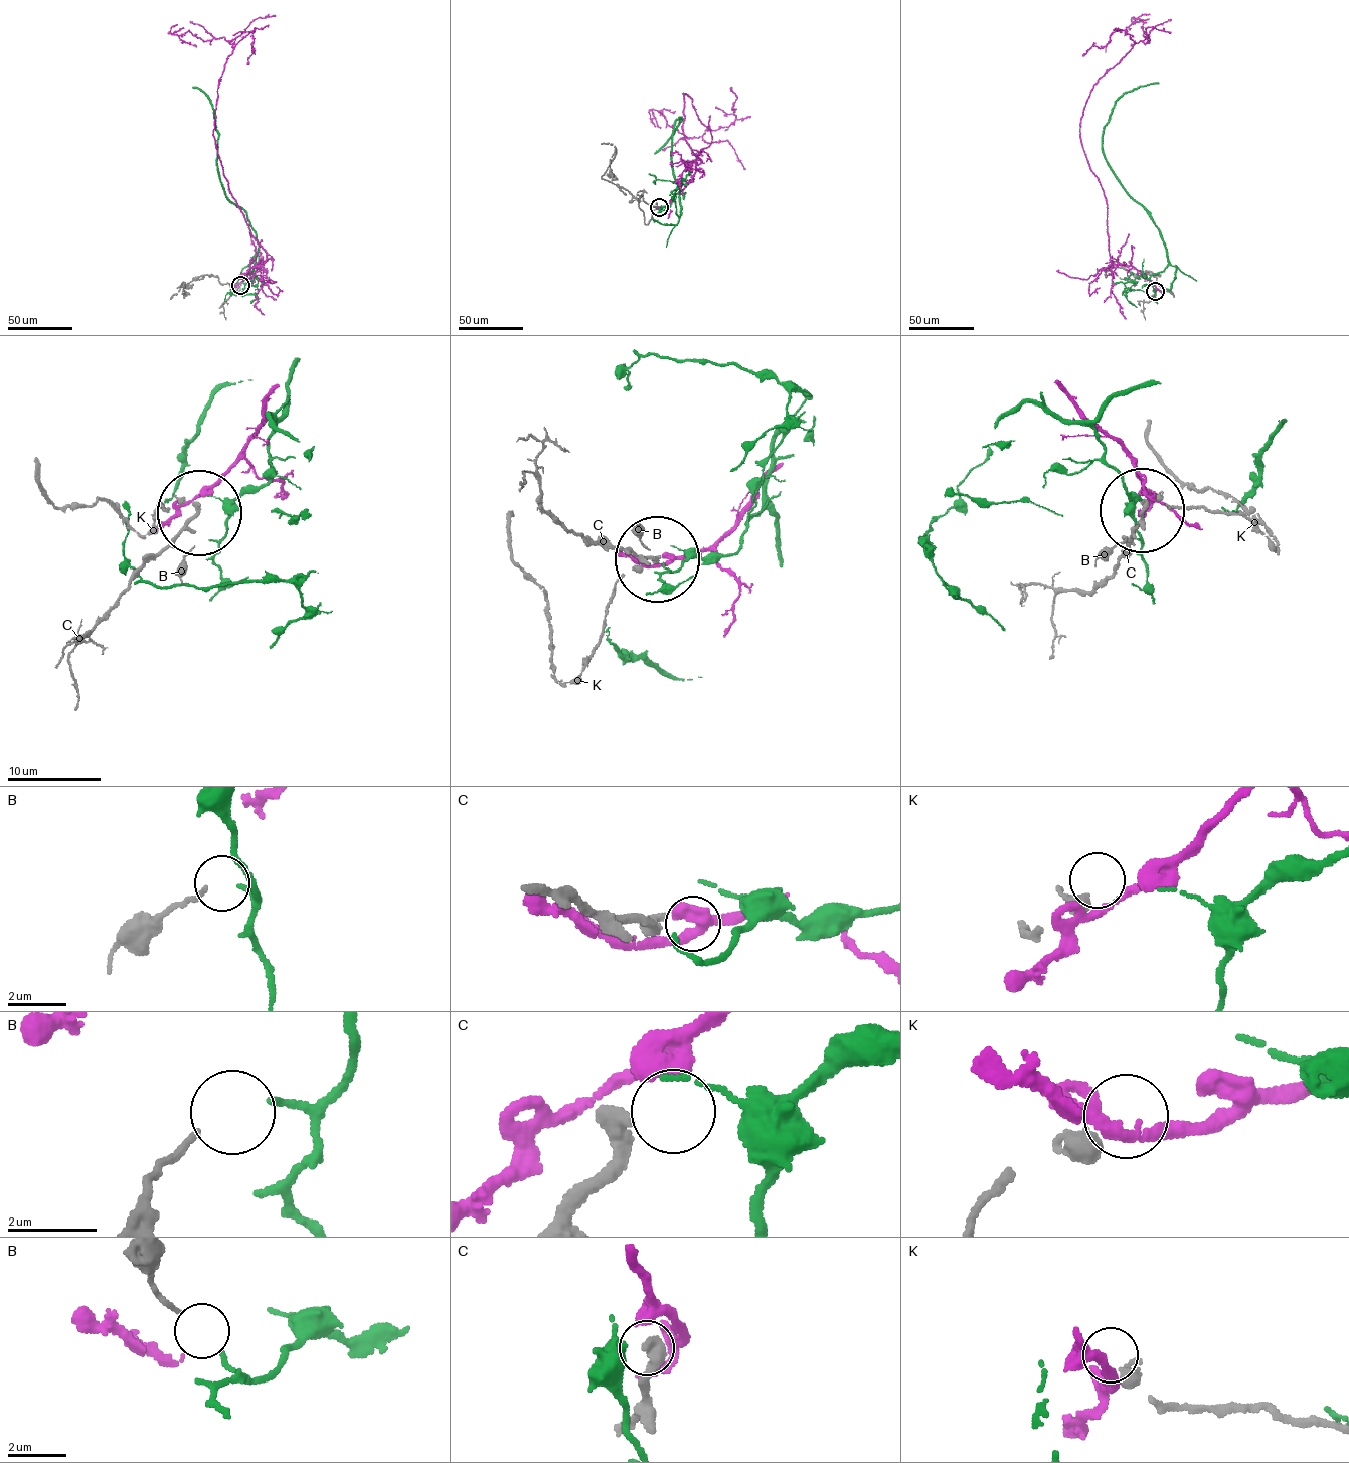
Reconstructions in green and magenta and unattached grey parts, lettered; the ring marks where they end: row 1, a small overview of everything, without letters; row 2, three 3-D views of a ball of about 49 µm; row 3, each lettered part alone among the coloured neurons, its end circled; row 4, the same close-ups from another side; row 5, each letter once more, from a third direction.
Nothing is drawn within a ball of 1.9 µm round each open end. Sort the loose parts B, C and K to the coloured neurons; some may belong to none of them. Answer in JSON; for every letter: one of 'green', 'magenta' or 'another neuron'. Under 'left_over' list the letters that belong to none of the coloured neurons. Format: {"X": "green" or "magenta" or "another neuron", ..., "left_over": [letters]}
{"B": "green", "C": "another neuron", "K": "another neuron", "left_over": ["C", "K"]}

